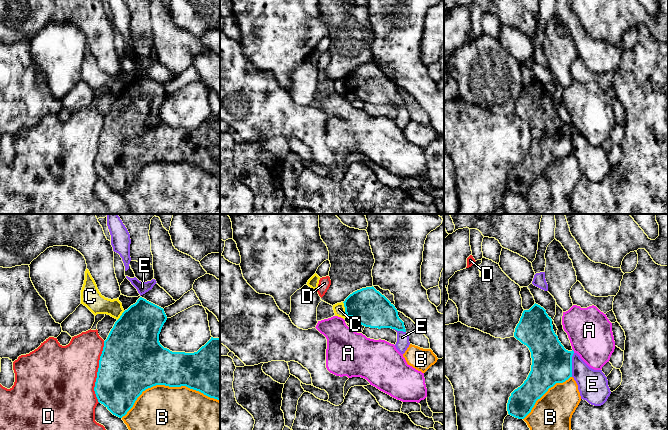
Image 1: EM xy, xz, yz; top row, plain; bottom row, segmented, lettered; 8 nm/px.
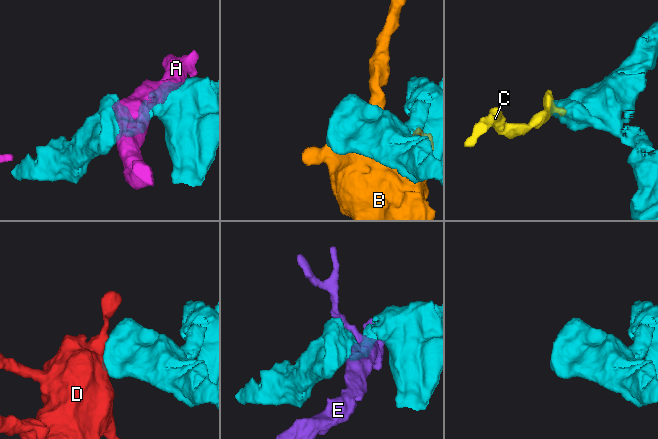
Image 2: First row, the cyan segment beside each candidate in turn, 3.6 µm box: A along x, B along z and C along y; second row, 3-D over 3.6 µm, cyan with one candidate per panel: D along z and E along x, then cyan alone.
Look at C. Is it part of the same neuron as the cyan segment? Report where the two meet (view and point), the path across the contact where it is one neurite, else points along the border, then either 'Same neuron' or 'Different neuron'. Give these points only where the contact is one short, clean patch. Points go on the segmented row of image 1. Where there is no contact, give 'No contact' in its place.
Touches cyan at xz (345, 309). Boundary: xz (342, 302), (346, 316). Different neuron

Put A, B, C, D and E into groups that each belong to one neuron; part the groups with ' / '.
A / B / C / D / E

